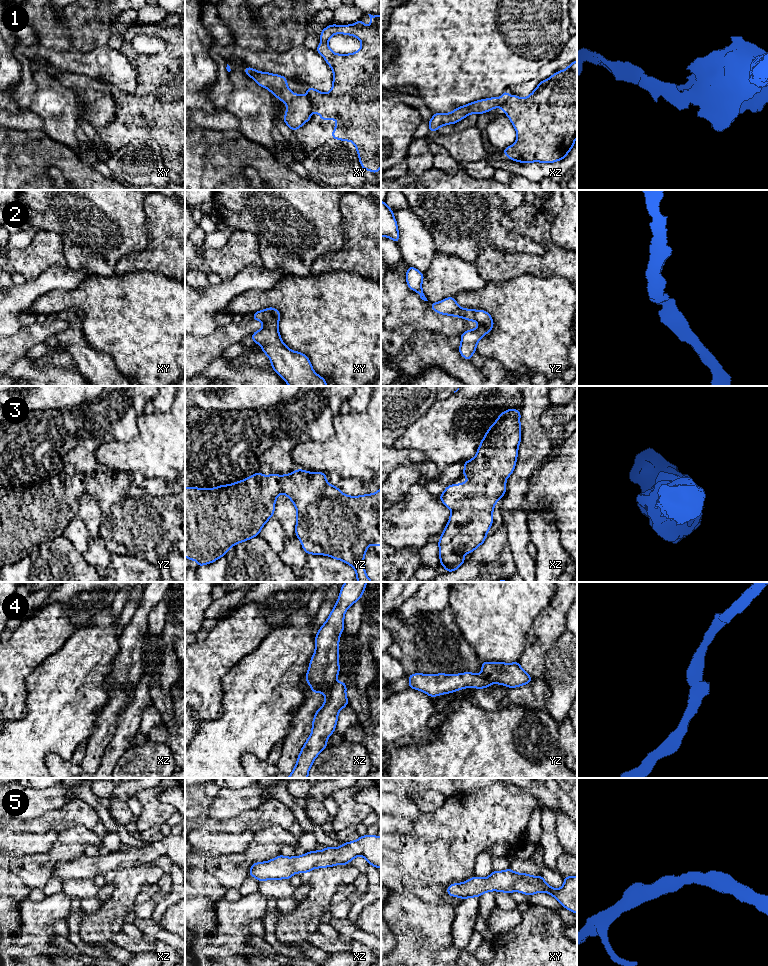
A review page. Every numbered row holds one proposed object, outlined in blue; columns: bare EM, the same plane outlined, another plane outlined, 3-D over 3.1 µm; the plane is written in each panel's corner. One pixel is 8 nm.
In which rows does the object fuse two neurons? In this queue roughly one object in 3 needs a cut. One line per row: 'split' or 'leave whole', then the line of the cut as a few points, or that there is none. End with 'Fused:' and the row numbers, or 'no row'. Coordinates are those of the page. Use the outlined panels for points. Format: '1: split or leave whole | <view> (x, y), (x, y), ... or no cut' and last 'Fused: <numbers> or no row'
1: split | xy (307, 95), (311, 101), (312, 110)
2: leave whole | no cut
3: leave whole | no cut
4: split | xz (335, 681), (324, 693)
5: leave whole | no cut
Fused: 1, 4

